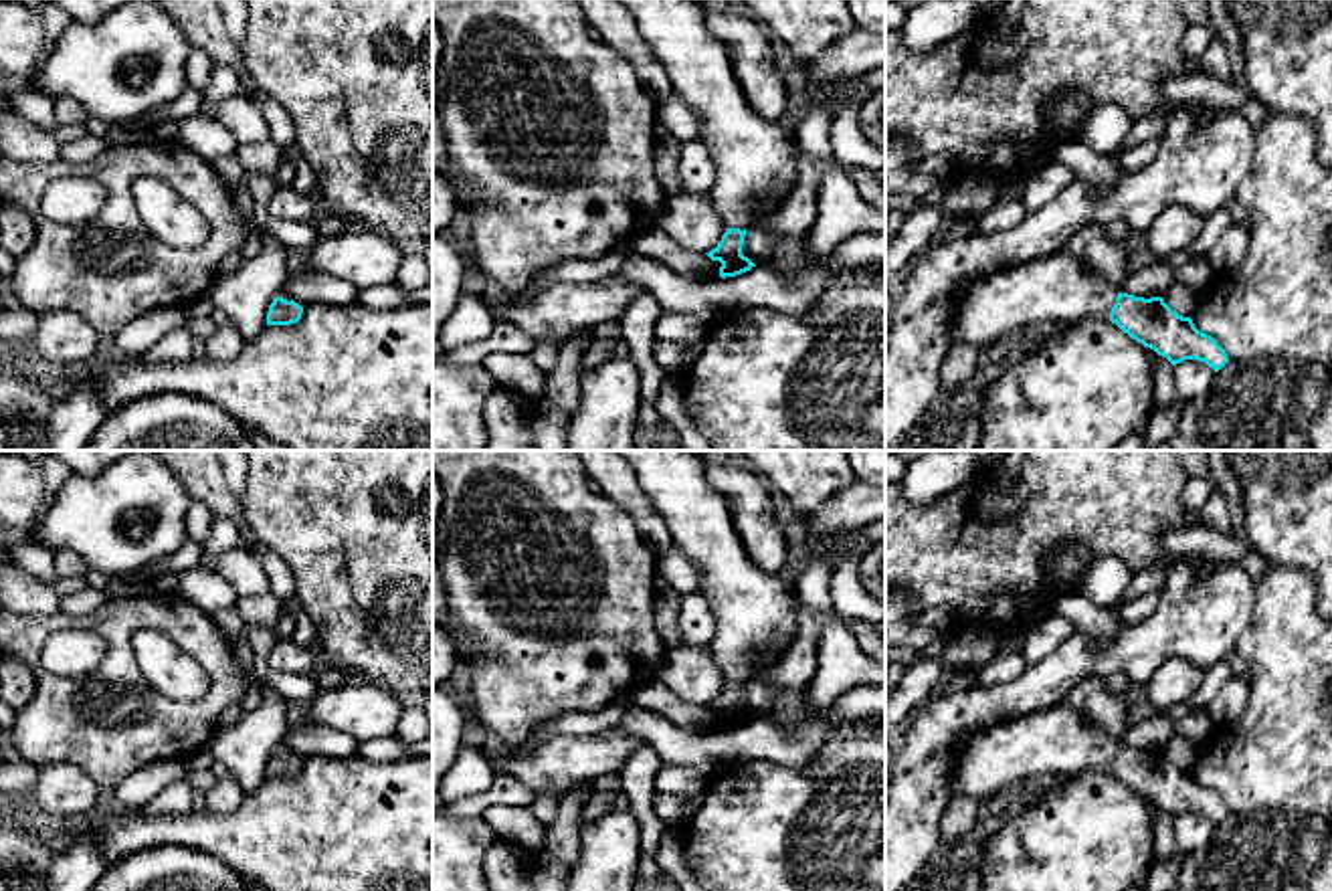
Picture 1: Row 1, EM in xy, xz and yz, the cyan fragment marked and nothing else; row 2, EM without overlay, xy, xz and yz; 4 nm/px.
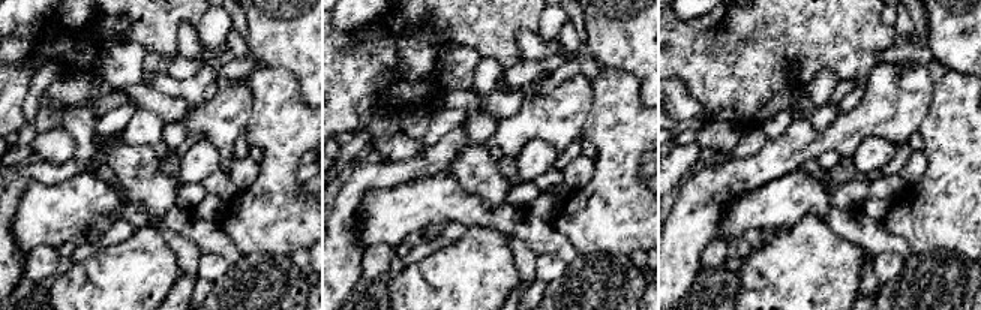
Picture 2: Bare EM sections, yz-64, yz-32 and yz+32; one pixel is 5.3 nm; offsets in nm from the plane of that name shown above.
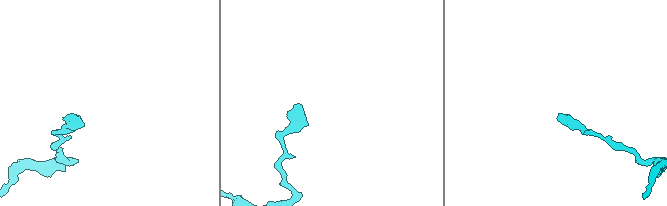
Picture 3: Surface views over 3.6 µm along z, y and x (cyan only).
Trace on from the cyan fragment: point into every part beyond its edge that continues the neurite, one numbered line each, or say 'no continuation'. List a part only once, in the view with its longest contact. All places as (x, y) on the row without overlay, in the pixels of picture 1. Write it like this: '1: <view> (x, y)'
1: yz (1054, 742)

